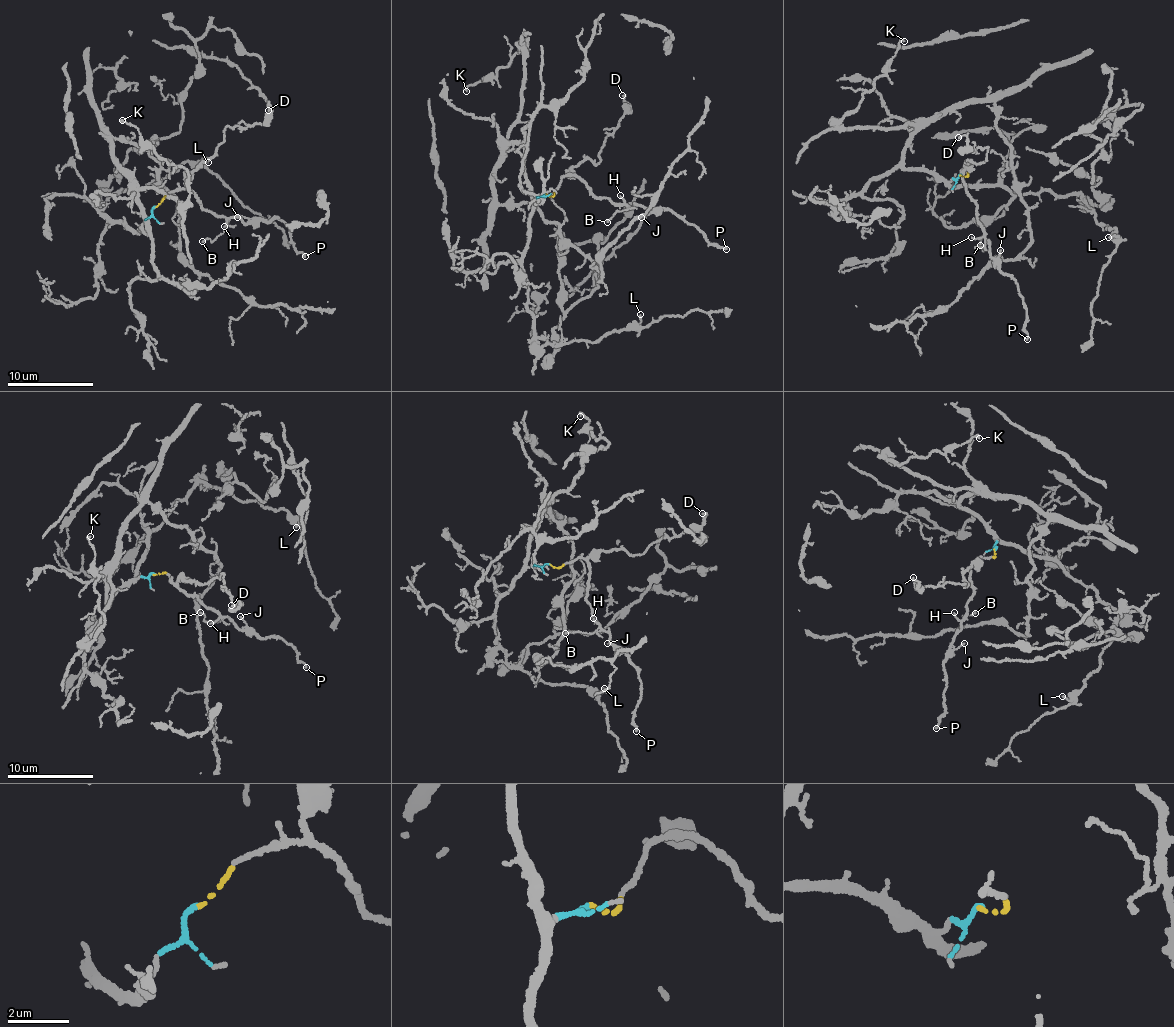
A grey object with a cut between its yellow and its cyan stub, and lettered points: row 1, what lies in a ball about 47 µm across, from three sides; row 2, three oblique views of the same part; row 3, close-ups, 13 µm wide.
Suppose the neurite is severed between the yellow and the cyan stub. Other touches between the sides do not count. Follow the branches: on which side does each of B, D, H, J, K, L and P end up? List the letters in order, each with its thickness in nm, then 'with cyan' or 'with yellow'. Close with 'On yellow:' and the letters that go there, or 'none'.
B: 100 nm thick; with yellow
D: 110 nm thick; with yellow
H: 100 nm thick; with yellow
J: 100 nm thick; with yellow
K: 150 nm thick; with cyan
L: 140 nm thick; with cyan
P: 160 nm thick; with yellow
On yellow: B, D, H, J, P

